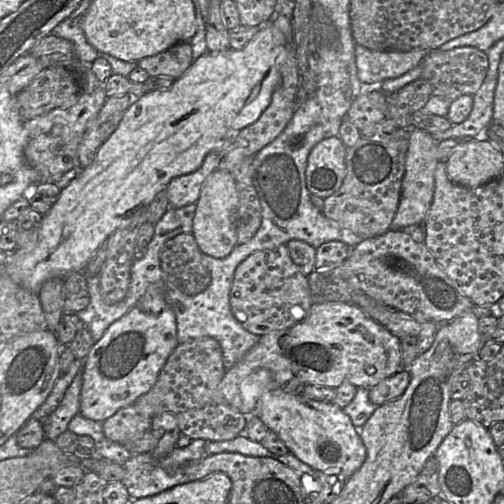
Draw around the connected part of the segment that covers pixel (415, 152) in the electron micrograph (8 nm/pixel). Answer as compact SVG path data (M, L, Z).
M414 127L410 128L409 147L406 155L401 197L390 230L403 230L410 225L423 224L433 200L434 174L438 163L437 141L430 133L424 130Z

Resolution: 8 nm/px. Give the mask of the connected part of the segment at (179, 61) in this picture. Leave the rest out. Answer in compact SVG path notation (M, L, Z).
M179 42L161 53L142 58L137 62L137 66L150 76L179 78L192 62L190 42Z

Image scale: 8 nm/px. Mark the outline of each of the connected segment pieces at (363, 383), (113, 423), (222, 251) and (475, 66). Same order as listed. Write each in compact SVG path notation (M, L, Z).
M337 302L312 304L309 315L304 321L288 329L272 331L261 336L258 343L241 360L226 370L220 382L220 391L231 406L246 416L254 414L257 403L264 393L255 381L256 371L263 368L272 372L274 382L280 387L284 387L292 379L299 379L306 385L334 389L344 383L370 389L383 379L403 370L401 340L354 304Z
M133 405L120 409L103 422L105 436L121 445L139 438L151 428L152 419L140 415Z
M215 170L202 185L193 219L193 235L202 253L214 258L225 258L237 245L238 191L231 172Z
M473 46L446 51L437 48L427 52L420 66L422 78L431 84L433 95L453 101L461 95L474 95L478 91L488 71L488 58L486 52Z

